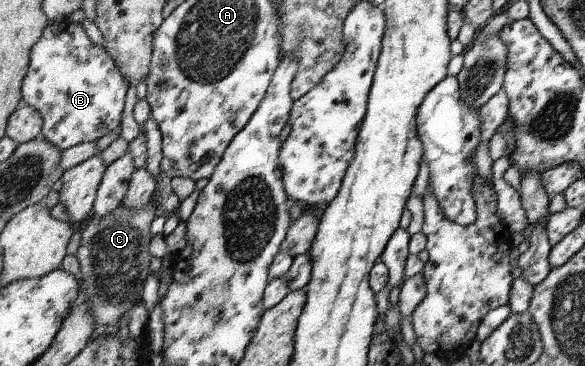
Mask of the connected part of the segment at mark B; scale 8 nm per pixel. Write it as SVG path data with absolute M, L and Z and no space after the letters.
M50 20L32 56L23 98L45 118L46 140L65 151L82 143L94 143L120 126L128 84L104 47L90 42L82 23Z

